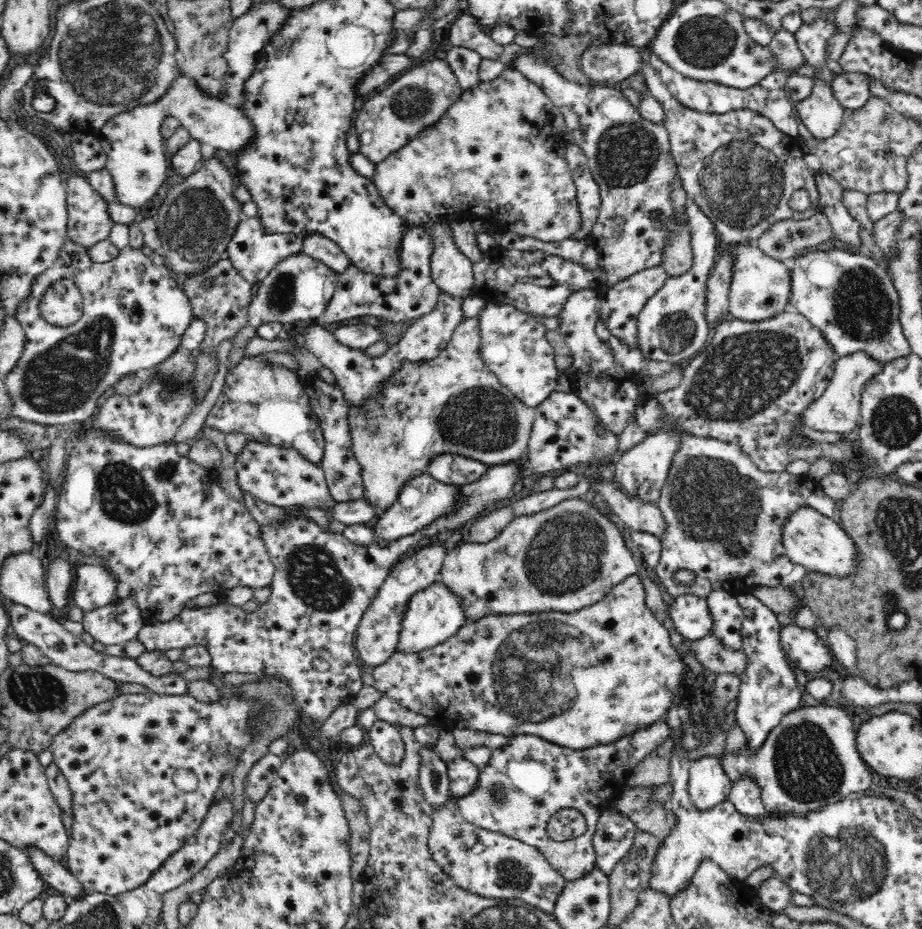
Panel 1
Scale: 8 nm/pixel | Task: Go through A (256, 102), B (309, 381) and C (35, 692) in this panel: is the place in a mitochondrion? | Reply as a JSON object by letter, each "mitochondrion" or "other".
{"A":"other","B":"other","C":"mitochondrion"}

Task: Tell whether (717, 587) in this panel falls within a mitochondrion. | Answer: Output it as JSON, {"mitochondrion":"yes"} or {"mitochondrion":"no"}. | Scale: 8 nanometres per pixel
{"mitochondrion":"no"}

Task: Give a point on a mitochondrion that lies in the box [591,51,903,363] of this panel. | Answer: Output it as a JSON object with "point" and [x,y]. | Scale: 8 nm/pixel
{"point":[742,183]}

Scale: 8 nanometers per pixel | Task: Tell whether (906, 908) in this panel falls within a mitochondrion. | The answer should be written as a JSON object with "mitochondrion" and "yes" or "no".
{"mitochondrion":"no"}

